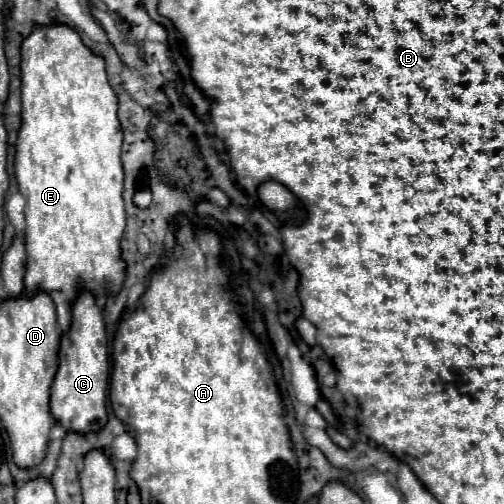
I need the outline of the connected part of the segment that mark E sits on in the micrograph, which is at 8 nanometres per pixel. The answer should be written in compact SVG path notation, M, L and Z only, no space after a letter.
M50 23L50 25L36 25L32 29L32 33L22 41L21 45L21 61L20 61L20 77L21 77L21 126L18 131L18 141L16 141L16 157L14 157L14 173L16 173L16 181L20 187L22 197L26 199L26 233L24 233L24 241L26 241L26 275L24 275L24 289L26 293L34 293L36 289L46 291L52 301L56 303L56 313L58 313L58 325L62 331L68 331L70 325L70 309L72 309L72 301L78 293L78 289L90 289L90 291L98 291L100 287L104 291L112 291L118 293L122 279L124 279L124 271L126 265L120 259L120 239L122 239L122 231L126 225L126 213L124 213L124 199L122 199L122 187L124 187L124 171L122 171L122 163L120 163L120 147L122 147L122 127L120 121L116 117L116 109L118 109L118 97L114 93L114 89L108 83L106 77L106 67L104 67L104 57L96 55L92 49L88 49L78 31L70 25L64 23Z

